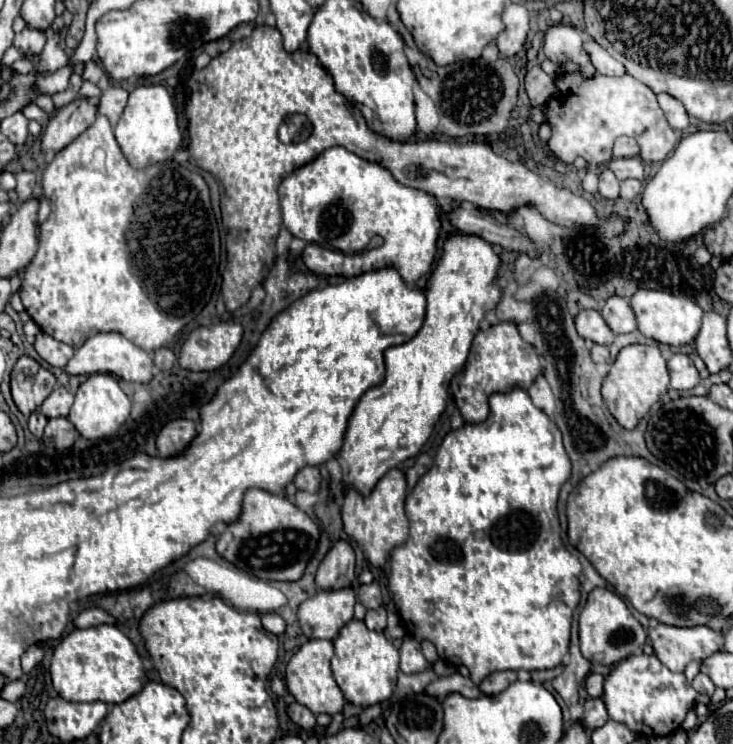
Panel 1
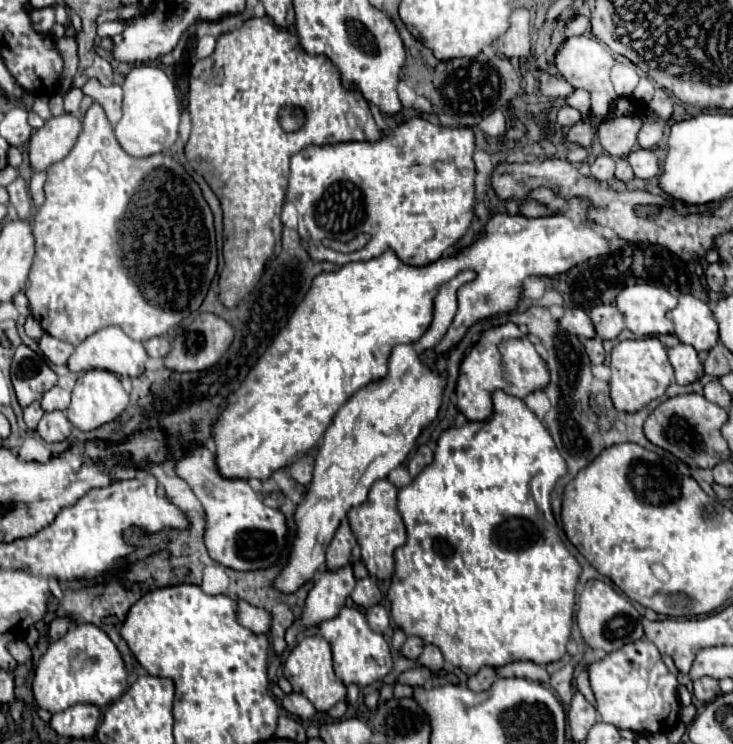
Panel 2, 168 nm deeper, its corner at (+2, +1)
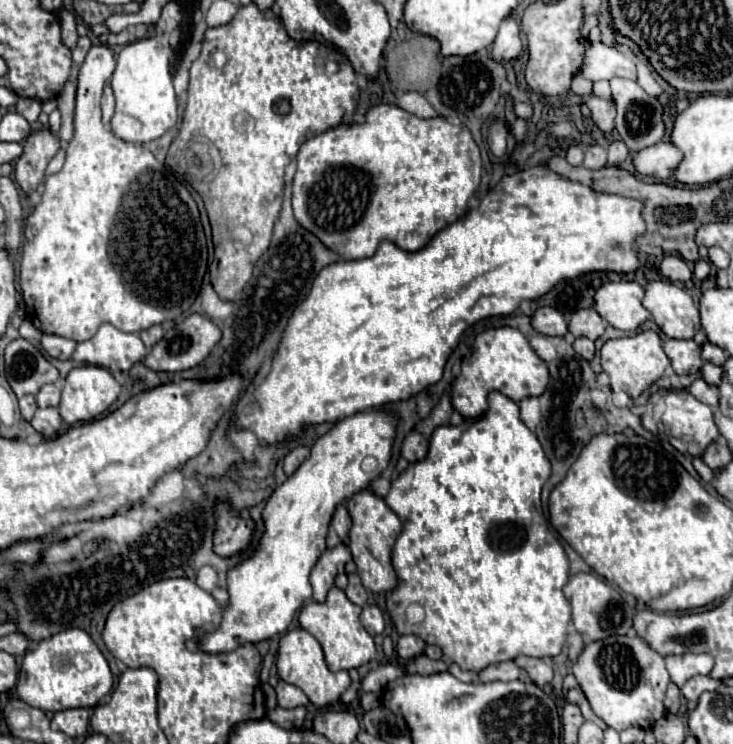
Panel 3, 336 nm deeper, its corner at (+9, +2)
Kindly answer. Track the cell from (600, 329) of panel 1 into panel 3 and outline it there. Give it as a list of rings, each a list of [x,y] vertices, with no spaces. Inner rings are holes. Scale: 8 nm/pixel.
[[[540,307],[532,315],[532,327],[542,335],[564,337],[570,331],[568,325],[570,325],[568,319],[554,307]]]

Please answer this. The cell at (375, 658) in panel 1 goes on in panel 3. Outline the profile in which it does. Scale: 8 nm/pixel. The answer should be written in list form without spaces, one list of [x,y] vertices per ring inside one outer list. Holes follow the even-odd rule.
[[[332,587],[326,601],[324,603],[308,603],[300,609],[298,615],[298,623],[302,629],[306,629],[308,633],[312,633],[318,643],[324,649],[324,657],[326,657],[326,665],[330,671],[350,671],[350,669],[358,669],[366,663],[370,663],[376,657],[376,645],[372,635],[362,627],[360,623],[360,613],[362,607],[354,605],[344,591],[340,591],[338,587]]]

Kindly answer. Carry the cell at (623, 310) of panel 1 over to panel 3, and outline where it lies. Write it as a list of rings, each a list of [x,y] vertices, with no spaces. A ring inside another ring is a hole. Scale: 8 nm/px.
[[[578,309],[570,319],[570,333],[574,337],[588,337],[590,341],[596,341],[604,335],[606,323],[600,317],[596,309]]]

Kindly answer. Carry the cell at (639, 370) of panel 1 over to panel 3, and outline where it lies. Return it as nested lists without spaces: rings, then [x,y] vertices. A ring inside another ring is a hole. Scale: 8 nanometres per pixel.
[[[642,331],[632,337],[620,337],[610,339],[602,347],[602,369],[610,377],[610,389],[614,393],[628,393],[632,399],[636,399],[642,391],[650,389],[666,371],[670,365],[666,353],[662,351],[662,341],[654,331]]]

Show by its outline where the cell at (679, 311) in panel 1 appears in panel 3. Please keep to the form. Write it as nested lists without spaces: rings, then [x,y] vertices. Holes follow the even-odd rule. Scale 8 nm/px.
[[[632,281],[606,283],[606,285],[602,285],[596,291],[596,295],[594,295],[594,307],[602,315],[602,319],[606,323],[610,323],[612,327],[622,329],[622,331],[636,331],[644,321],[650,319],[650,311],[642,303],[644,293],[646,293],[646,289],[642,285],[638,285],[638,283],[632,283]]]

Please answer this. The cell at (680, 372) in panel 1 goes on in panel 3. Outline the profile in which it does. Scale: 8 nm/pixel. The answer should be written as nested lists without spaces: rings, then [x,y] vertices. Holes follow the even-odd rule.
[[[668,339],[664,343],[664,353],[668,355],[672,369],[678,375],[688,375],[688,373],[698,373],[702,363],[700,357],[700,347],[688,339],[688,341],[680,341],[680,339]]]

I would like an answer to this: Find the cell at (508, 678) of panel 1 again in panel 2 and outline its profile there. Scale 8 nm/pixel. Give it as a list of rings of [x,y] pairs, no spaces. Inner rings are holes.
[[[511,662],[503,668],[497,670],[499,676],[517,676],[517,678],[527,678],[527,680],[535,680],[535,682],[549,682],[549,674],[543,666],[535,664],[535,662]]]

